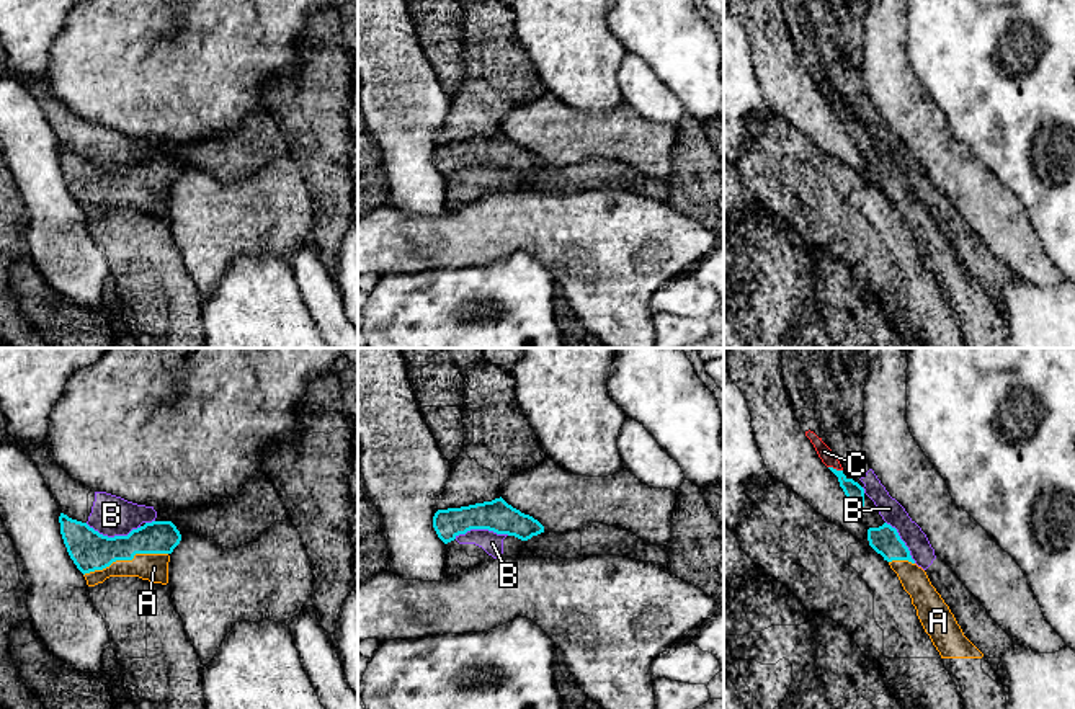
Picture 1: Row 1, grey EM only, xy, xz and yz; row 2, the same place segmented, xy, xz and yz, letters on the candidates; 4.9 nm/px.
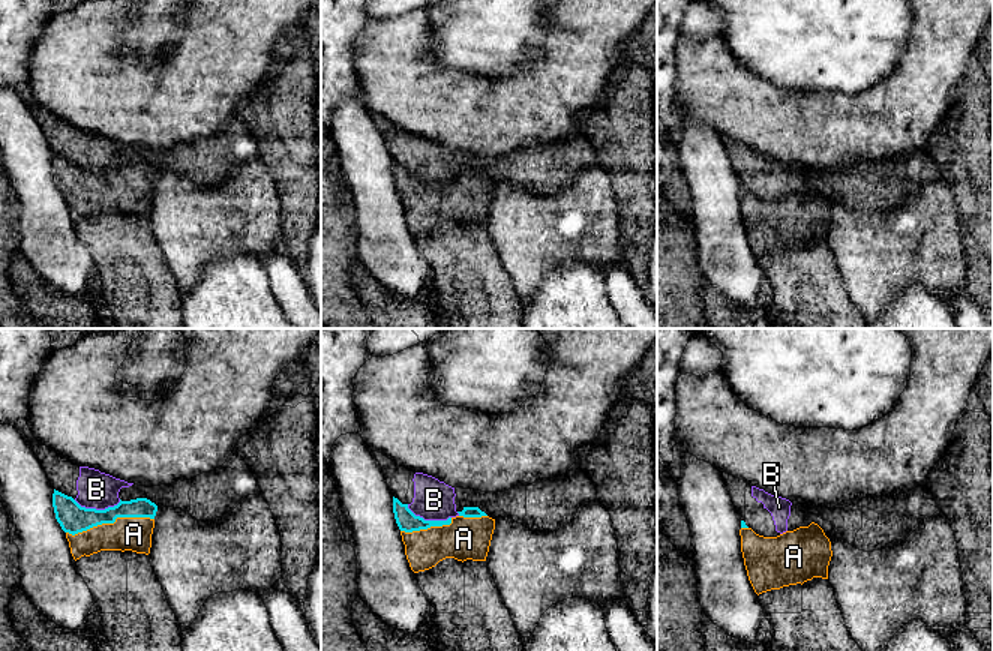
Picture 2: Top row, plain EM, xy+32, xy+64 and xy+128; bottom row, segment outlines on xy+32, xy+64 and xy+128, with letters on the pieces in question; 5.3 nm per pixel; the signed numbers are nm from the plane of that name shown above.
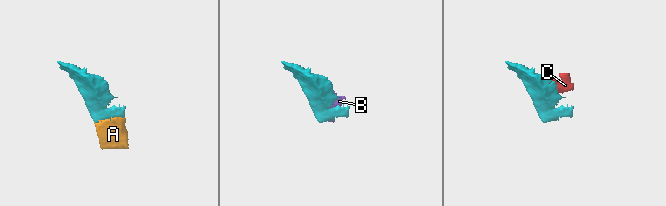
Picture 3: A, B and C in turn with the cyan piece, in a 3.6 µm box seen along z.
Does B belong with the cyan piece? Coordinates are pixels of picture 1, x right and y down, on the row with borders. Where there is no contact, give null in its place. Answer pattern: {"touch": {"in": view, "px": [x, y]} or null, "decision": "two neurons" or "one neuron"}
{"touch": {"in": "xy", "px": [115, 536]}, "decision": "two neurons"}

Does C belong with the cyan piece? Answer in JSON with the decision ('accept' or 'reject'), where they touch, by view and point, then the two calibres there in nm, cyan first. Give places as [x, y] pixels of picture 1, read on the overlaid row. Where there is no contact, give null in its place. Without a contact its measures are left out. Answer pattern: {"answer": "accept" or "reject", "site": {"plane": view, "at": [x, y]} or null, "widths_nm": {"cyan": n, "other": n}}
{"answer": "accept", "site": {"plane": "yz", "at": [835, 469]}, "widths_nm": {"cyan": 90, "other": 70}}

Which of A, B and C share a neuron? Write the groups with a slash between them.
A C / B

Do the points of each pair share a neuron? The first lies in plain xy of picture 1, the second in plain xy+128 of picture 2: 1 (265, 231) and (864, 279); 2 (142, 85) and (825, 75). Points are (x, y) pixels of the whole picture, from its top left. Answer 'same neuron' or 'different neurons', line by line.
1: same neuron
2: different neurons

